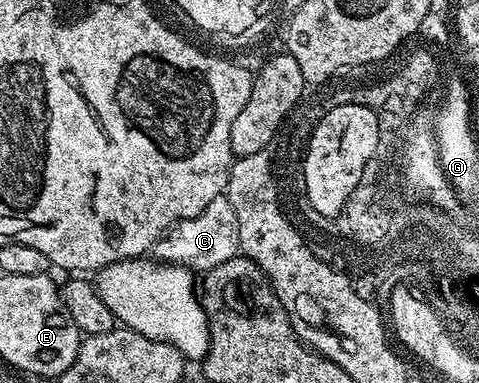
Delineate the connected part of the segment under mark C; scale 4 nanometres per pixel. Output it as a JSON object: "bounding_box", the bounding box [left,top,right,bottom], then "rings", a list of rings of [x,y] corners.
{"bounding_box":[154,196,240,271],"rings":[[[227,196],[216,197],[214,203],[210,203],[210,207],[206,207],[206,211],[185,221],[177,221],[156,242],[154,253],[161,262],[183,265],[184,268],[193,271],[207,271],[218,267],[218,263],[226,263],[226,259],[234,259],[238,256],[240,253],[238,215],[232,204],[229,203]]]}

